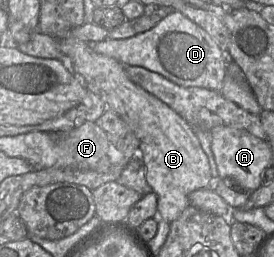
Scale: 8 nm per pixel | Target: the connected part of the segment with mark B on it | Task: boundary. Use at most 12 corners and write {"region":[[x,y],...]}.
{"region":[[69,32],[83,85],[139,140],[158,215],[171,223],[207,188],[191,126],[125,66]]}

